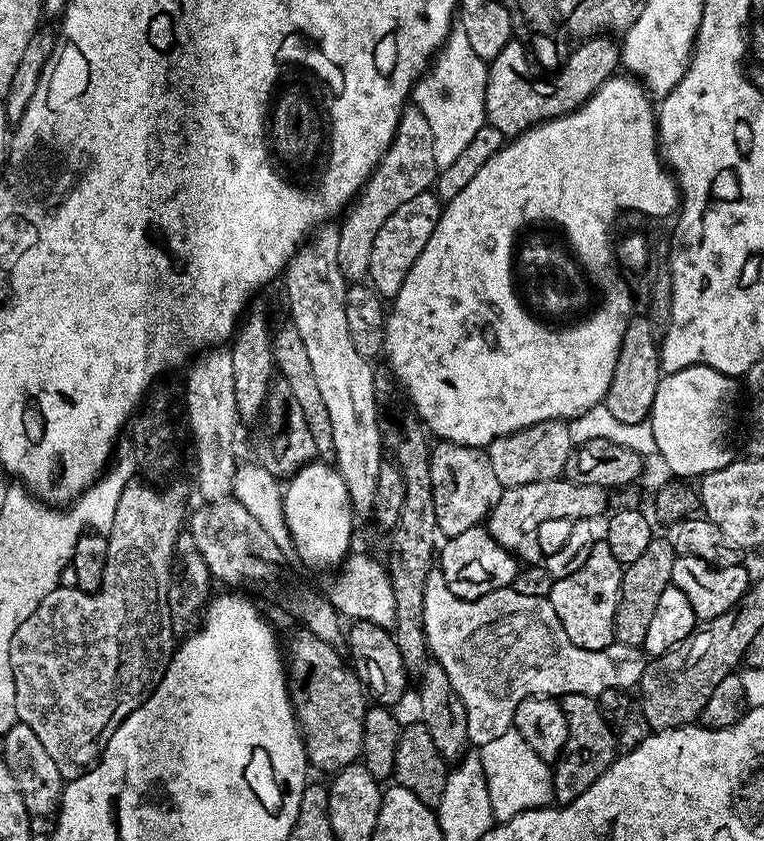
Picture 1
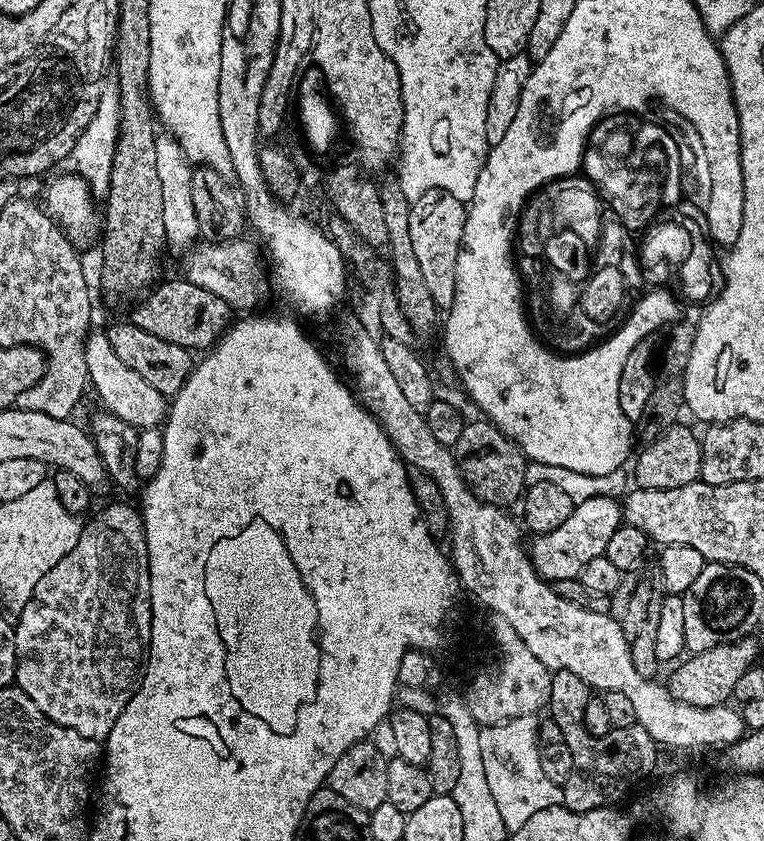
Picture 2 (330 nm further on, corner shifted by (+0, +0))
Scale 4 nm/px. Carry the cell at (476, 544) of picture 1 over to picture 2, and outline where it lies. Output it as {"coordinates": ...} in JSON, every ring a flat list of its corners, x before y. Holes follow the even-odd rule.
{"coordinates":[[615,495,591,496,579,501,573,507,570,518,562,522,562,526,554,526,554,530,533,535,530,555,536,573,543,580,575,581,582,574,582,570,594,558,604,555,609,539,622,524,622,504]]}

